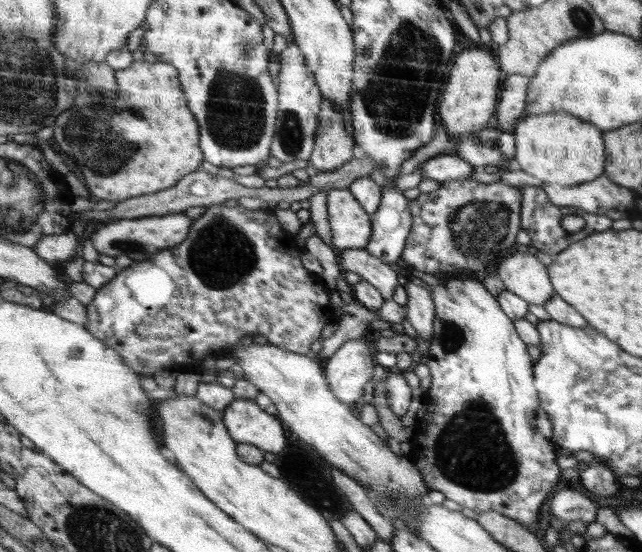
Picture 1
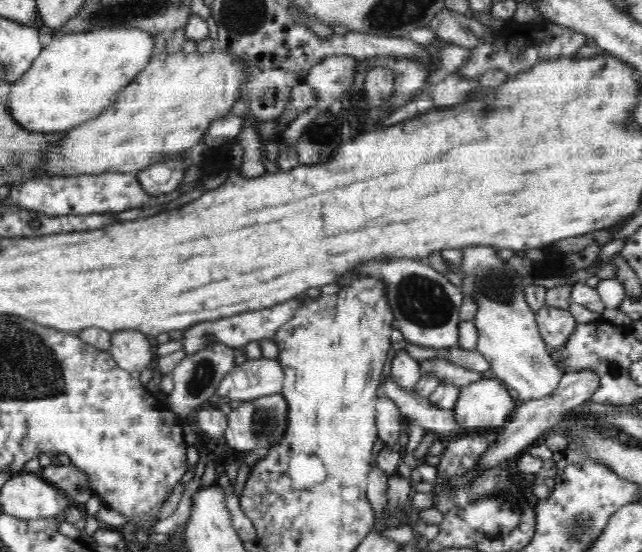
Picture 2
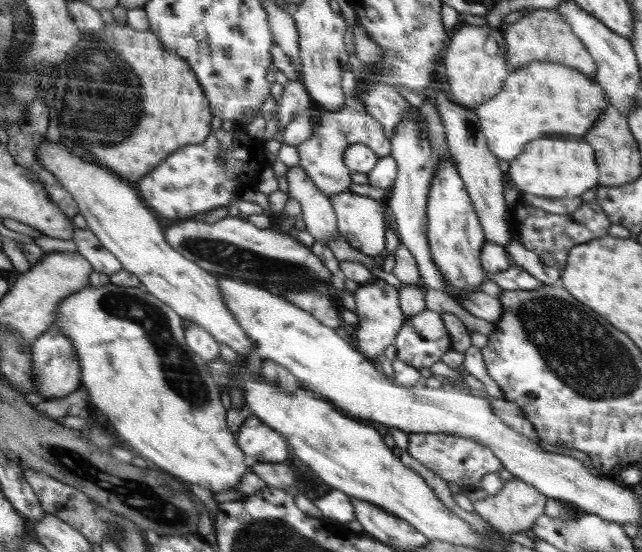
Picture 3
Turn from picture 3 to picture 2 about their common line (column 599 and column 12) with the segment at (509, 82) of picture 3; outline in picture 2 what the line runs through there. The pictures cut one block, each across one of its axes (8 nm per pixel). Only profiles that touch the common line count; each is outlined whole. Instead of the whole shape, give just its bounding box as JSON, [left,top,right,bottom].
[5,28,154,133]

